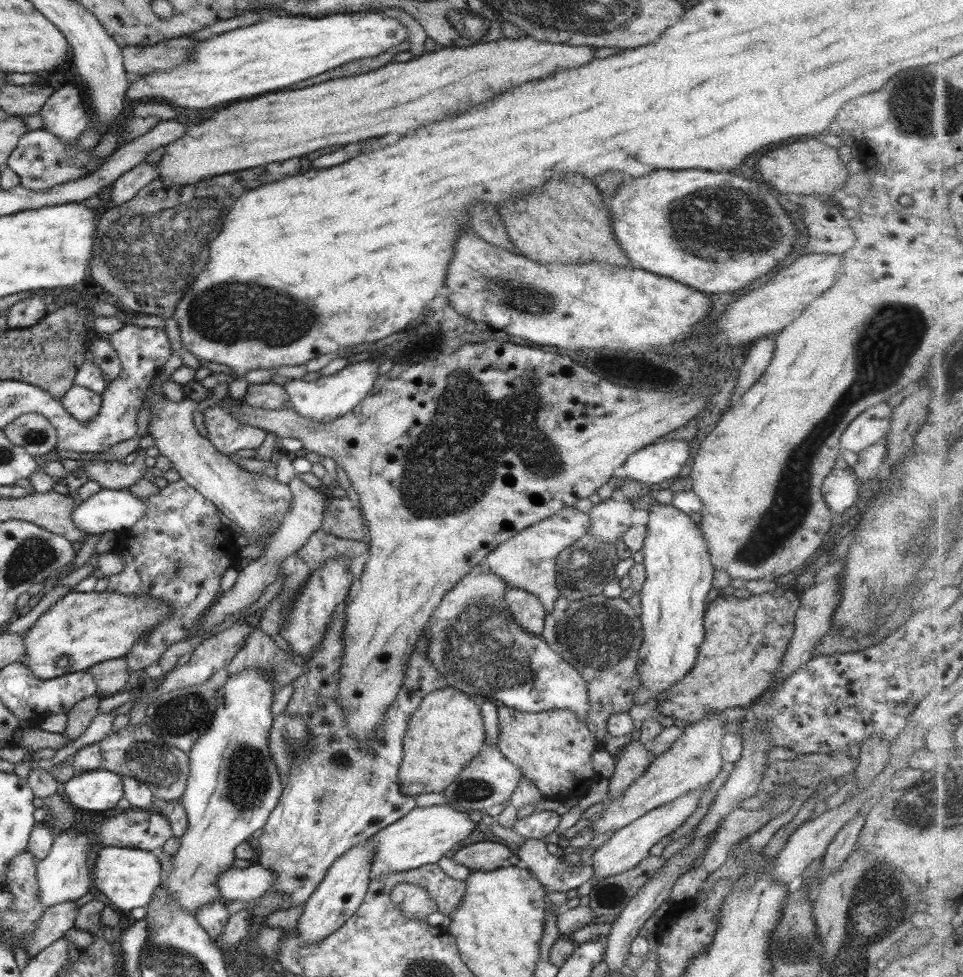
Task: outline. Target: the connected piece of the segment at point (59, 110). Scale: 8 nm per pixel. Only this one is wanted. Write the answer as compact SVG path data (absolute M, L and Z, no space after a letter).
M65 83L54 91L54 94L46 101L46 104L38 114L44 119L44 130L54 133L63 141L76 142L80 134L88 127L88 124L95 120L86 103L84 98L82 98L82 91L76 85Z

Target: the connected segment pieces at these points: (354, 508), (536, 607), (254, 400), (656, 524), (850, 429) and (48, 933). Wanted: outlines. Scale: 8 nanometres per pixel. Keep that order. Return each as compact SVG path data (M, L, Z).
M348 497L329 501L321 528L332 536L346 540L364 541L368 537L367 526L359 505Z
M506 587L503 601L506 604L505 610L519 629L541 636L546 614L538 598L525 590Z
M249 383L247 393L242 398L246 405L266 411L282 411L289 402L287 390L277 383Z
M656 504L649 511L647 535L643 544L645 581L640 590L640 620L644 640L640 647L637 664L637 675L640 686L649 692L649 699L660 698L682 680L696 664L700 647L705 639L705 610L708 599L706 595L713 588L713 575L716 573L703 539L702 531L690 520L687 514L680 512L673 504Z
M888 402L866 409L846 427L839 438L839 447L858 455L885 438L890 430L892 416L893 408L890 408Z
M64 901L45 910L43 918L37 922L37 930L29 938L27 948L24 948L27 952L28 960L34 955L37 956L39 952L42 952L55 940L64 937L66 931L75 926L78 907L77 902Z

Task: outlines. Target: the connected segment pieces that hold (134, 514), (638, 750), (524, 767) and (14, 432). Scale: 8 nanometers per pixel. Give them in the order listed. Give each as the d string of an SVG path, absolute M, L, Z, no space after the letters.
M100 489L82 500L73 512L75 525L87 534L125 532L147 514L145 499L134 496L128 489Z
M631 741L630 744L624 746L622 754L618 756L614 776L609 779L609 800L620 800L624 795L624 791L635 784L635 781L642 777L650 764L652 757L647 750L647 746L643 746L641 742Z
M499 702L497 717L499 726L498 750L512 764L520 767L524 778L530 780L546 798L562 804L570 799L580 800L586 797L590 786L601 780L599 774L594 771L591 761L592 754L602 748L600 740L588 730L586 721L578 720L571 710L563 708L563 710L522 712Z
M29 413L18 418L3 432L15 445L25 448L30 454L40 456L55 450L57 432L48 419L38 413Z

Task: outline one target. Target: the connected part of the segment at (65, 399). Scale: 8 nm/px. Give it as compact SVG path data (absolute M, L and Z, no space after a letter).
M74 384L61 398L63 408L78 422L90 422L102 408L101 394Z

